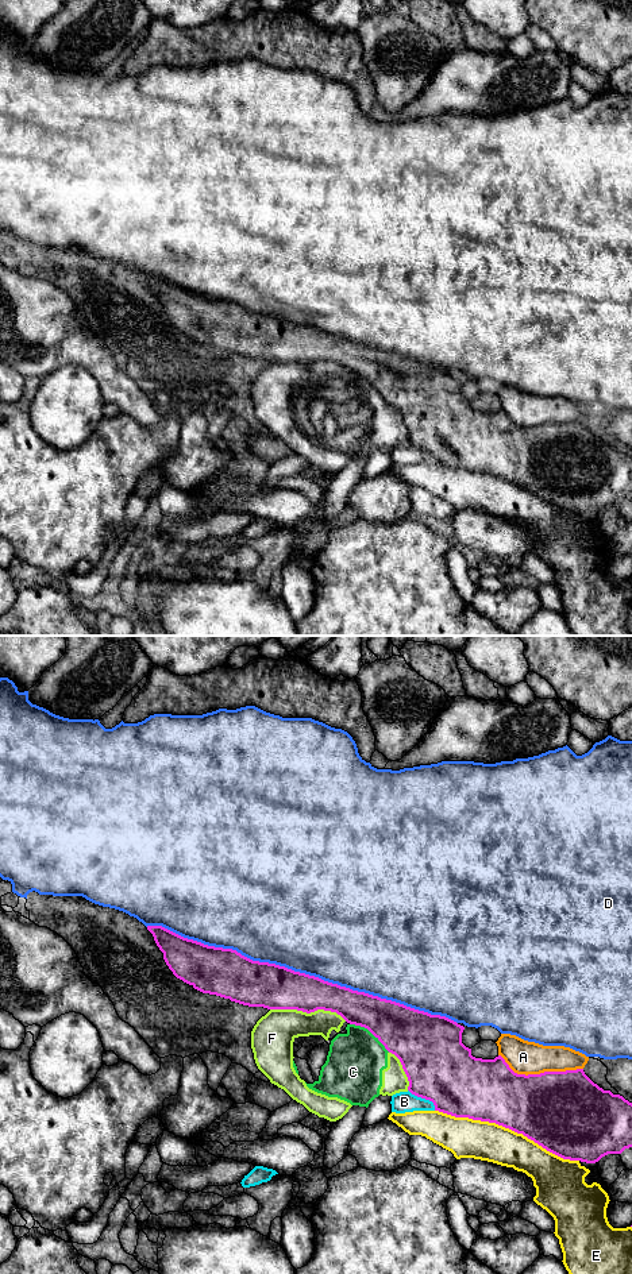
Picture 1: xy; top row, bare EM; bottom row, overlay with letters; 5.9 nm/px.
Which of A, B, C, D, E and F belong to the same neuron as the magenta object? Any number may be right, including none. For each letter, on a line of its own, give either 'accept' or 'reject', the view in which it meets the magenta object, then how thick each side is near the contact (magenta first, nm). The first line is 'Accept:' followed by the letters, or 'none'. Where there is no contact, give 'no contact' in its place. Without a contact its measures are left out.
Accept: none
A: reject | xy | 460/200 nm
B: reject | xy | 400/130 nm
C: reject | xy | 320/340 nm
D: reject | xy | 280/480 nm
E: reject | xy | 400/240 nm
F: reject | xy | 260/260 nm

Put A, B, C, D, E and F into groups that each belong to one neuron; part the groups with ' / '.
A / B / C F / D / E

